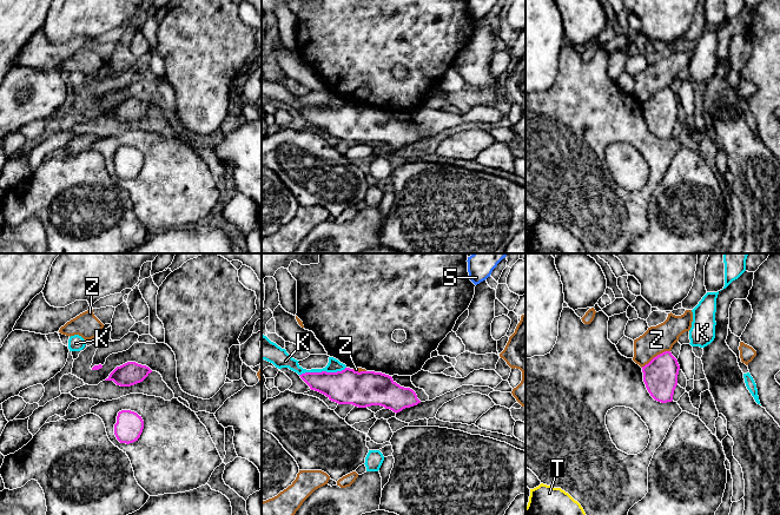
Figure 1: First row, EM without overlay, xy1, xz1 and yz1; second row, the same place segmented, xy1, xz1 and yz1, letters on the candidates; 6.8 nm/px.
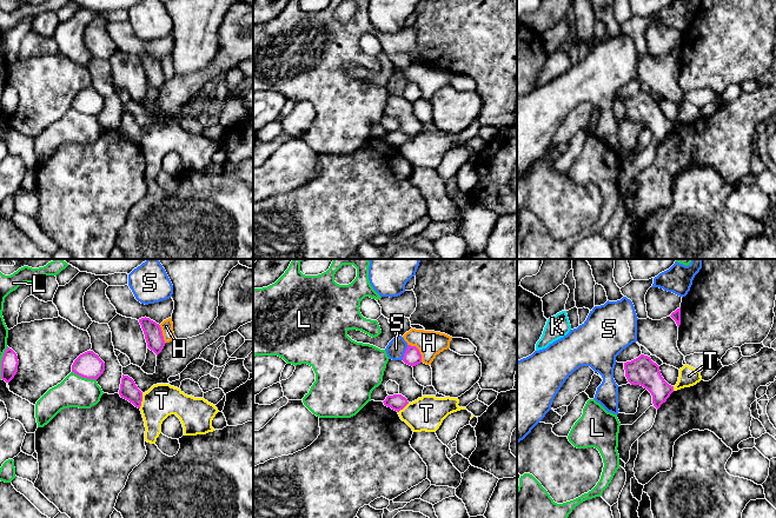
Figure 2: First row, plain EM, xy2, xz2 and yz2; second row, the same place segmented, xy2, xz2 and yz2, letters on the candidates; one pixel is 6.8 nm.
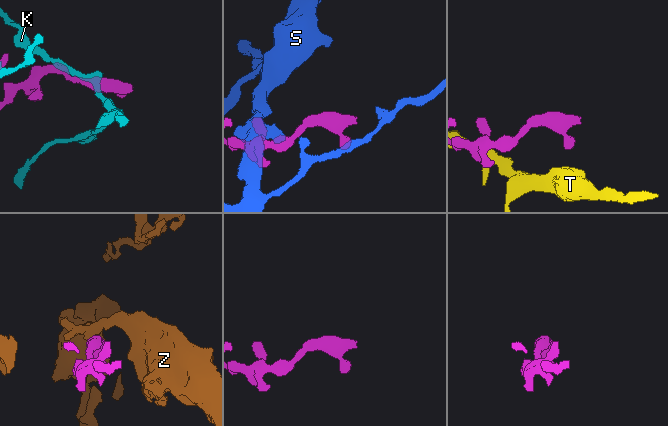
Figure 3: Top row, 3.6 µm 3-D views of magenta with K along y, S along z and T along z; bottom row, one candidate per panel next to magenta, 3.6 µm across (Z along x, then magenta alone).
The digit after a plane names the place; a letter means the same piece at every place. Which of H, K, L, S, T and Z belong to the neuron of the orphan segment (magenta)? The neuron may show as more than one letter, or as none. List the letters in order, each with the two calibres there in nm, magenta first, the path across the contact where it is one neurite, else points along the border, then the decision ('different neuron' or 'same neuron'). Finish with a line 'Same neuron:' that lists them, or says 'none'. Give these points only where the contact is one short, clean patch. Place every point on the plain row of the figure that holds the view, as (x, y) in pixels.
H: 120/170 nm | different neuron
K: 240/90 nm | along xz1 (345, 103), (338, 107), (305, 107), (299, 111) | different neuron
L: 180/220 nm | different neuron
S: 120/130 nm | different neuron
T: 120/220 nm | different neuron
Z: 240/190 nm | along yz1 (669, 86), (658, 90), (641, 103) | different neuron
Same neuron: none

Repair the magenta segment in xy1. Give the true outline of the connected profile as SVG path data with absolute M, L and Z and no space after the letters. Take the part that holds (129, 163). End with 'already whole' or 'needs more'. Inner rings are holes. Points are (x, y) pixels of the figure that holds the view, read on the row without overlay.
M131 146L118 148L117 159L114 160L114 171L120 179L133 179L138 177L144 165L141 152Z; already whole

